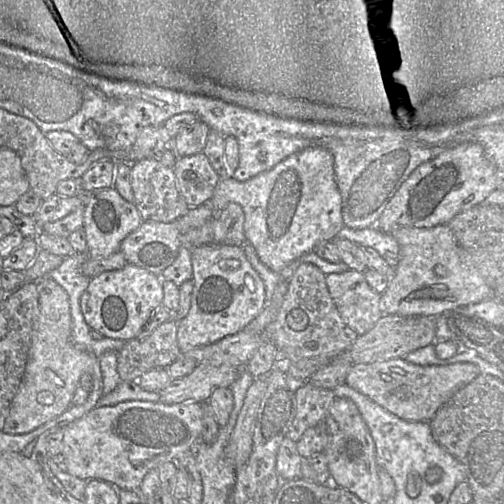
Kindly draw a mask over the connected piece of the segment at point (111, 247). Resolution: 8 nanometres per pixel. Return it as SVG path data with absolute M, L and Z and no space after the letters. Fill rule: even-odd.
M114 187L86 194L83 227L87 238L88 258L100 259L120 251L123 239L142 222L136 206L126 201Z

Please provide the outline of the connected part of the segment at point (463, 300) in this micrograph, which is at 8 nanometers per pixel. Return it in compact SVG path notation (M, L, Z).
M447 224L431 228L401 227L391 234L400 245L400 256L389 286L381 294L383 315L438 317L492 297L492 288Z

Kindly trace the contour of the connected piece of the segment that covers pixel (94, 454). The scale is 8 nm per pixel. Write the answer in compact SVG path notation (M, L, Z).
M124 401L115 406L94 408L63 430L62 456L67 473L82 479L103 480L122 490L139 491L145 475L181 453L194 451L201 440L203 409L201 403L163 404L151 401Z

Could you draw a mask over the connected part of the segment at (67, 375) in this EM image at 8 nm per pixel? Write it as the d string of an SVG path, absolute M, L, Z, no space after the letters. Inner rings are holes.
M49 277L38 280L37 289L39 293L39 303L37 318L32 326L28 360L22 382L17 394L11 402L9 414L2 430L4 433L10 435L27 434L64 413L72 405L72 398L77 387L80 385L79 380L84 373L91 375L93 389L98 390L94 406L96 406L103 395L103 379L99 358L91 352L76 348L72 341L71 313L67 292L56 281Z

